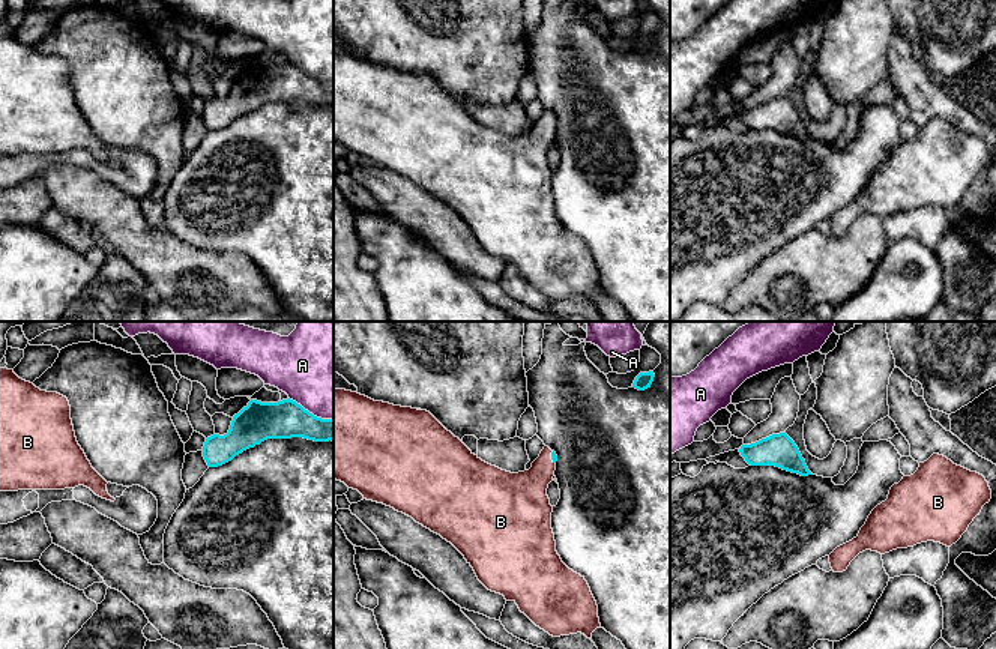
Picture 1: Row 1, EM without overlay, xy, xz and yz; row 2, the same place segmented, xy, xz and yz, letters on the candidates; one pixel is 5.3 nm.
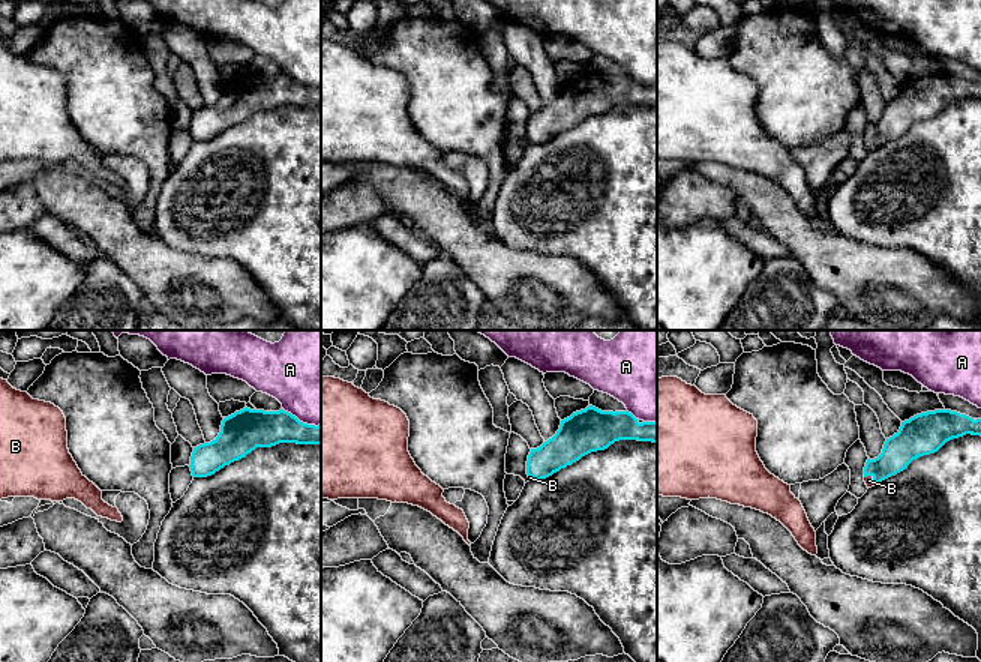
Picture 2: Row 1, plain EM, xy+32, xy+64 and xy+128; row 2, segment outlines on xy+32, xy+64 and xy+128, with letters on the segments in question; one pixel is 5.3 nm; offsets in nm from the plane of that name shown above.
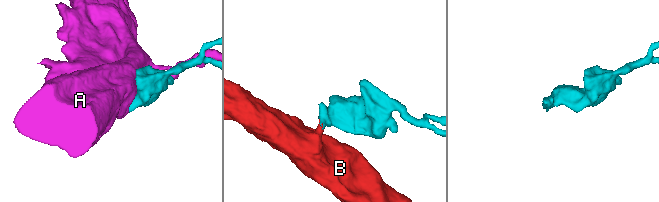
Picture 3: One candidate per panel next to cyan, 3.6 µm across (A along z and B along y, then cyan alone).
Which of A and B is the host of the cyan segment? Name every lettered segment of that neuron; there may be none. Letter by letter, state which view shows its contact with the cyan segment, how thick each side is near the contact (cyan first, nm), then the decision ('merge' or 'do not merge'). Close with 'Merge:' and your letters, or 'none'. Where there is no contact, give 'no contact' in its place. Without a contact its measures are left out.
A: xy | 200/440 nm | do not merge
B: xz | 30/240 nm | merge
Merge: B

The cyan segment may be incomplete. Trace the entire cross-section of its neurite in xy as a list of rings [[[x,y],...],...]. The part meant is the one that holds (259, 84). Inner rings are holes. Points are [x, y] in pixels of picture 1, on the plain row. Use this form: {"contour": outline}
{"contour": [[[290,62],[278,66],[251,63],[234,78],[227,98],[206,102],[203,120],[209,131],[218,131],[267,102],[291,101],[334,105],[334,81],[317,81]]]}

